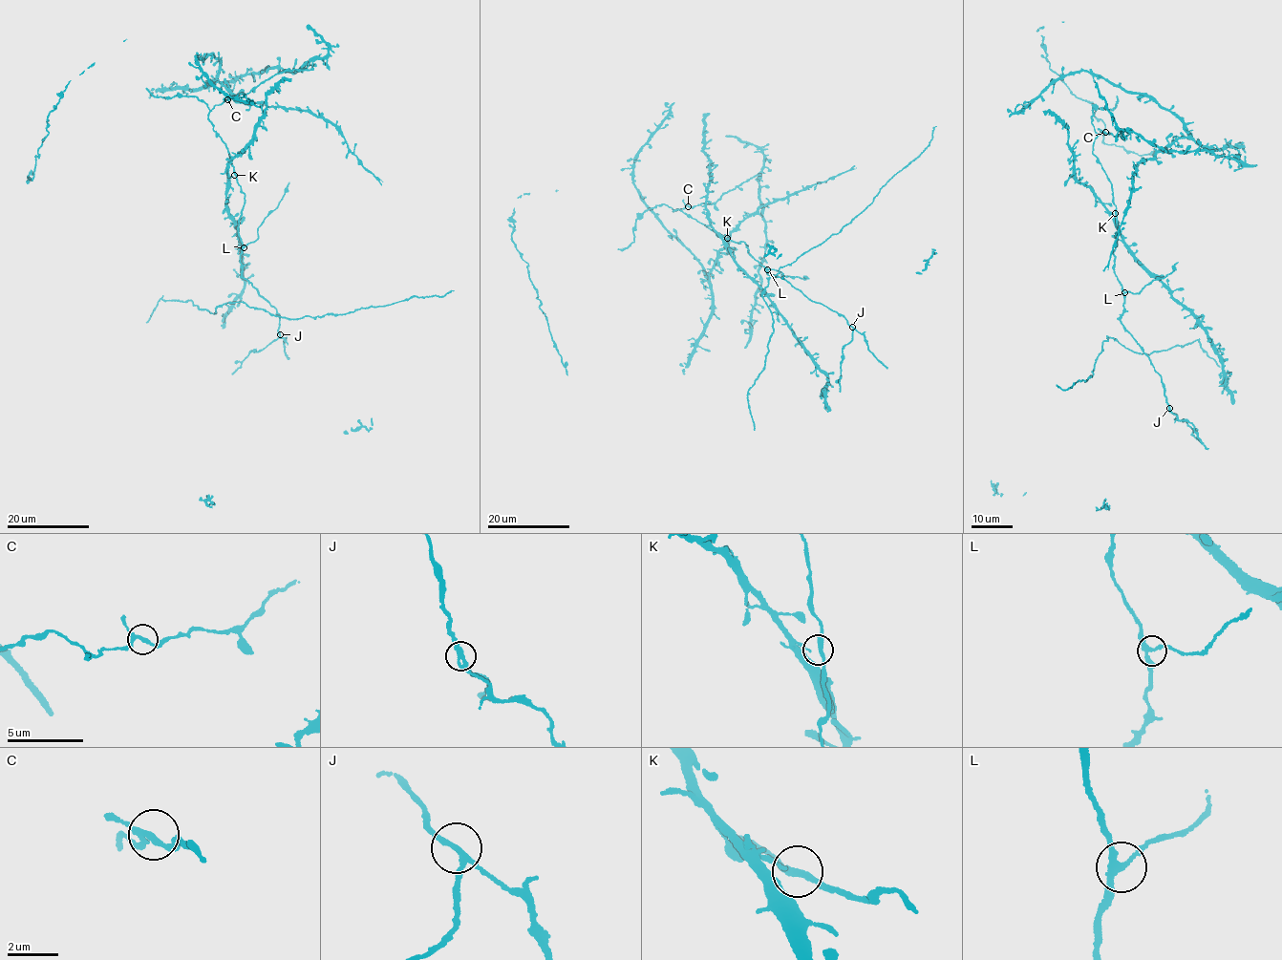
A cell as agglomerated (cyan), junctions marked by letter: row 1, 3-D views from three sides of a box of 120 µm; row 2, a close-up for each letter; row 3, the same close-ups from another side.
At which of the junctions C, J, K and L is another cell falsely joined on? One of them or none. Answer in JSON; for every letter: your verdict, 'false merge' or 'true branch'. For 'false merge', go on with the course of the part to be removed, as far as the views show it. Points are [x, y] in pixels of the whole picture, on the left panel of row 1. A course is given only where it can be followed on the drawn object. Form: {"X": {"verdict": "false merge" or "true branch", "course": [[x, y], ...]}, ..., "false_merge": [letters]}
{"C": {"verdict": "true branch"}, "J": {"verdict": "false merge", "course": [[280, 334], [263, 349], [253, 351], [232, 374]]}, "K": {"verdict": "true branch"}, "L": {"verdict": "true branch"}, "false_merge": ["J"]}

